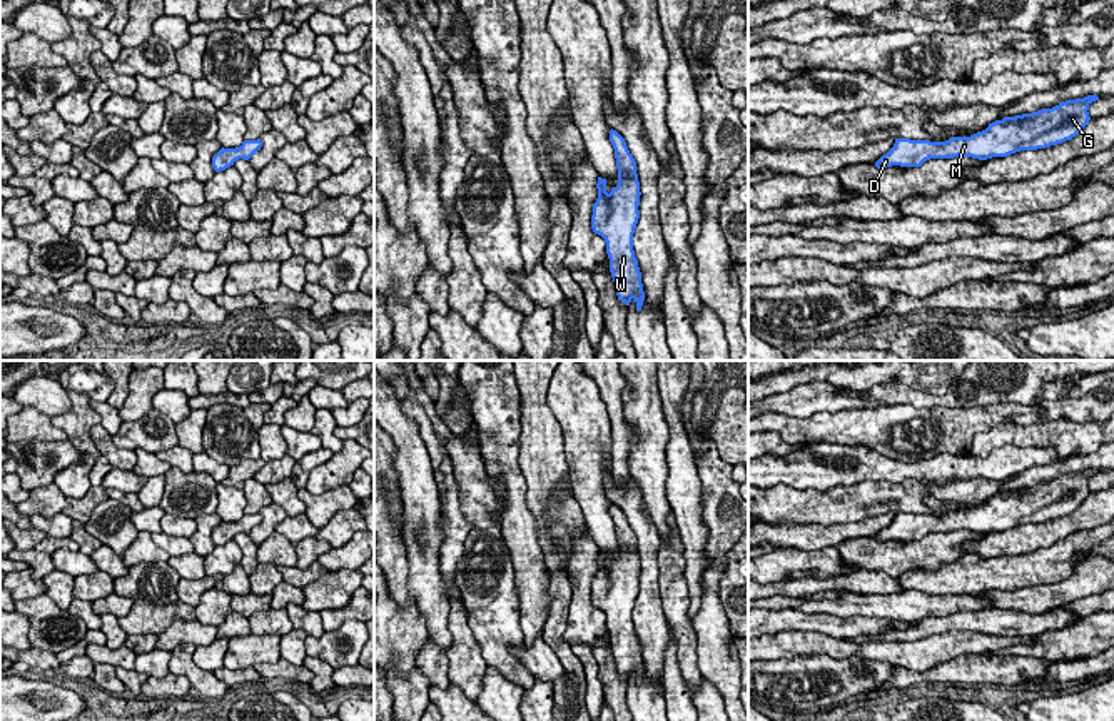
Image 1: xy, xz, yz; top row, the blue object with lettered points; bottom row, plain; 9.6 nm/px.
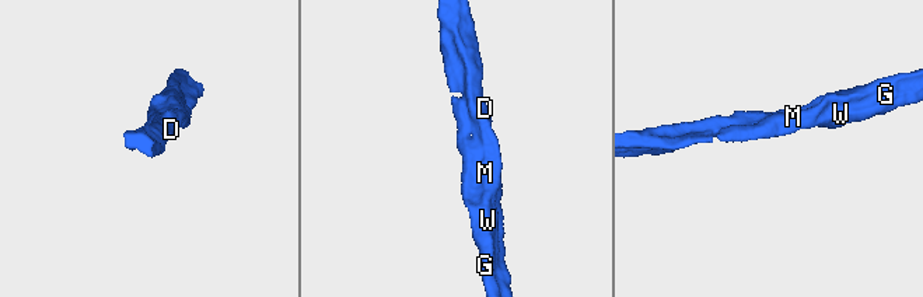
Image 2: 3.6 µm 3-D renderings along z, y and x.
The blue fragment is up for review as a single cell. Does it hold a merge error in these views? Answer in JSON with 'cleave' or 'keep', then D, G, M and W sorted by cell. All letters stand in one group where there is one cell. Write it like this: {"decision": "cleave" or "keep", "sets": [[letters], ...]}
{"decision": "keep", "sets": [["D", "G", "M", "W"]]}

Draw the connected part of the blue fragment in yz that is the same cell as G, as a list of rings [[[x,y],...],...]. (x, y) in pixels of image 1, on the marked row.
[[[1087,95],[1061,102],[1052,108],[1004,117],[982,132],[970,137],[950,137],[945,142],[895,139],[894,147],[875,162],[875,167],[920,167],[930,159],[959,155],[987,160],[1057,145],[1076,137],[1089,124],[1087,110],[1096,100],[1099,100],[1097,95]]]

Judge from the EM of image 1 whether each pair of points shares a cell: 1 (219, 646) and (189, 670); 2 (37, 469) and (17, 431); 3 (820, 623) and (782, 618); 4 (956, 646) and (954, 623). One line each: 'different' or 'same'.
1: different
2: different
3: same
4: different

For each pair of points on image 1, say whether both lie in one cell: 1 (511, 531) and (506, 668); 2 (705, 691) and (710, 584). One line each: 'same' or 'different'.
1: different
2: different

